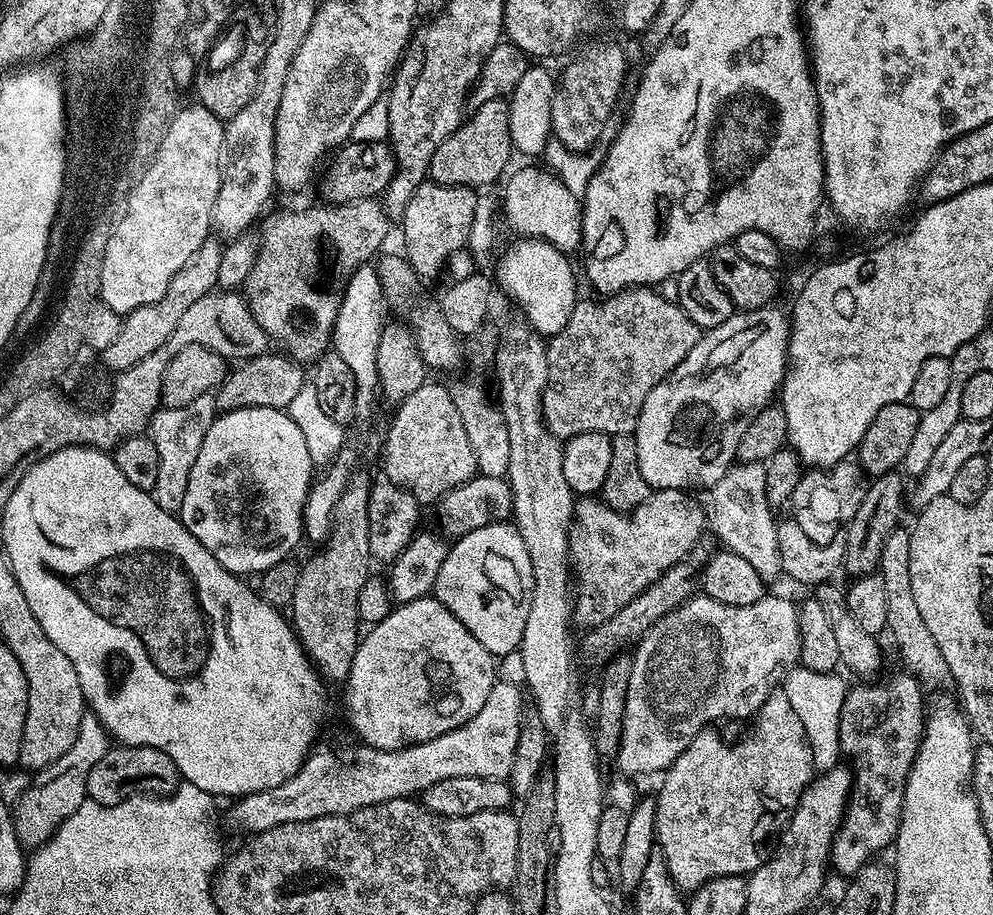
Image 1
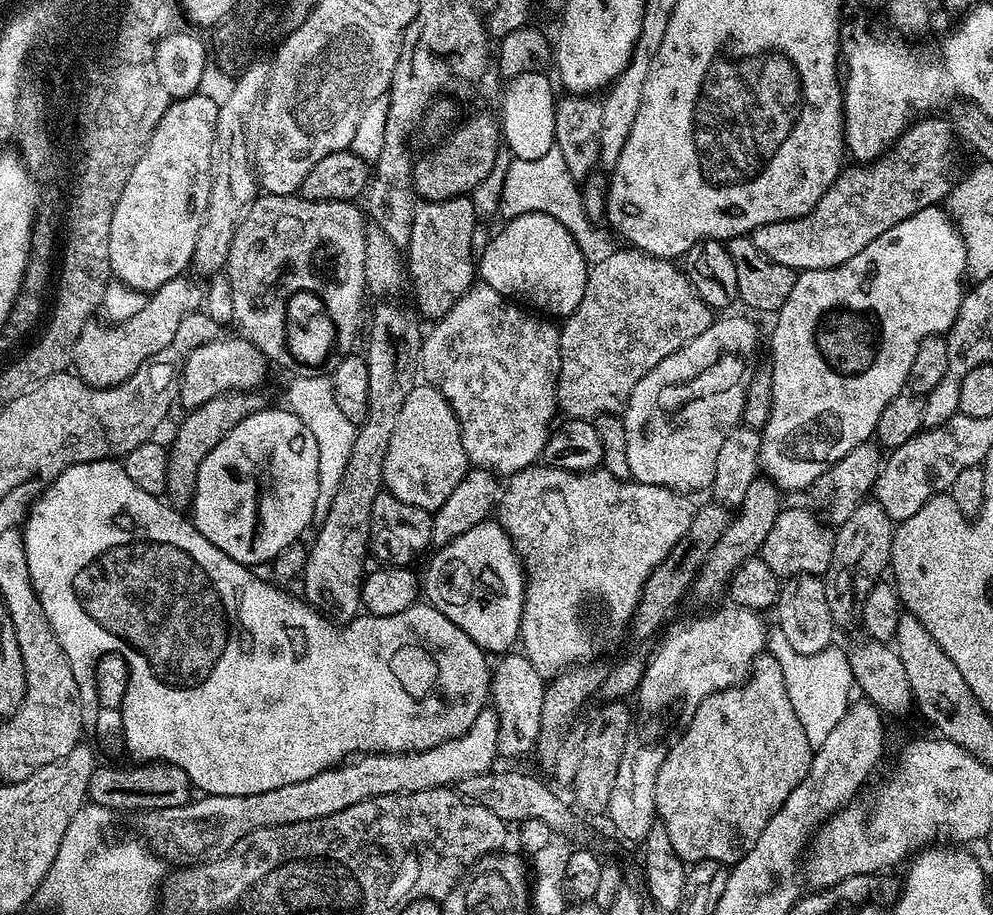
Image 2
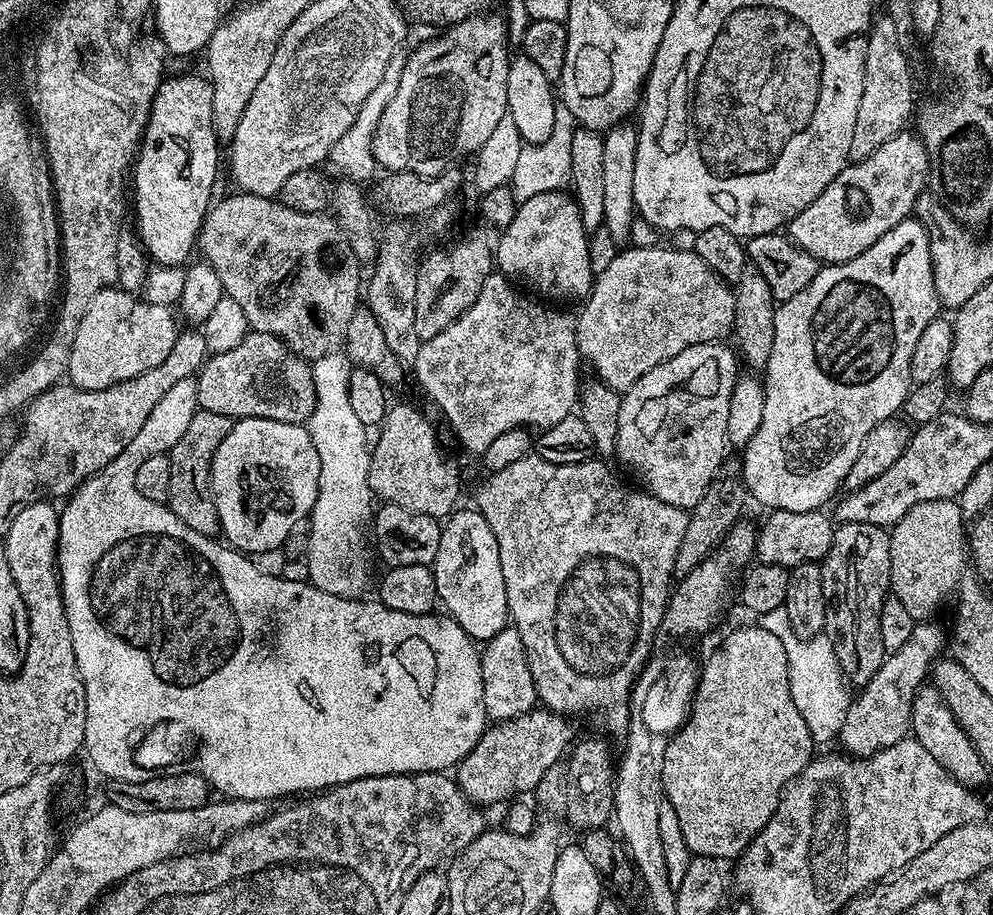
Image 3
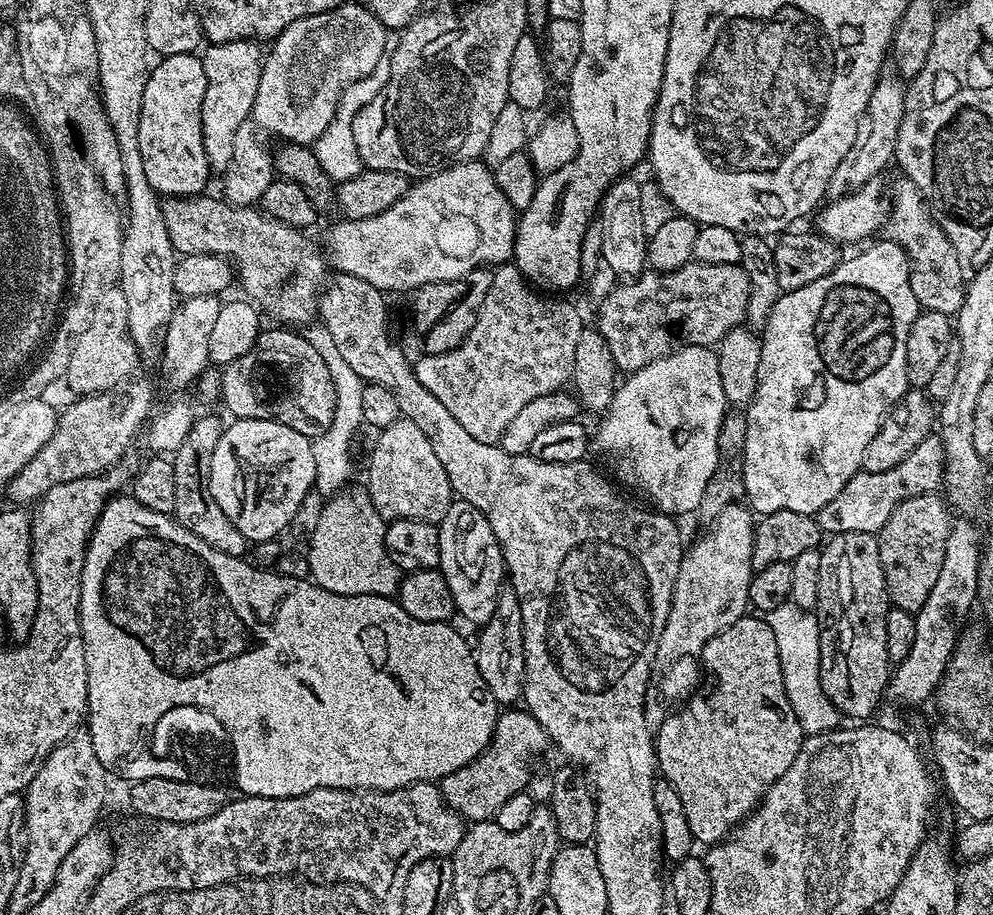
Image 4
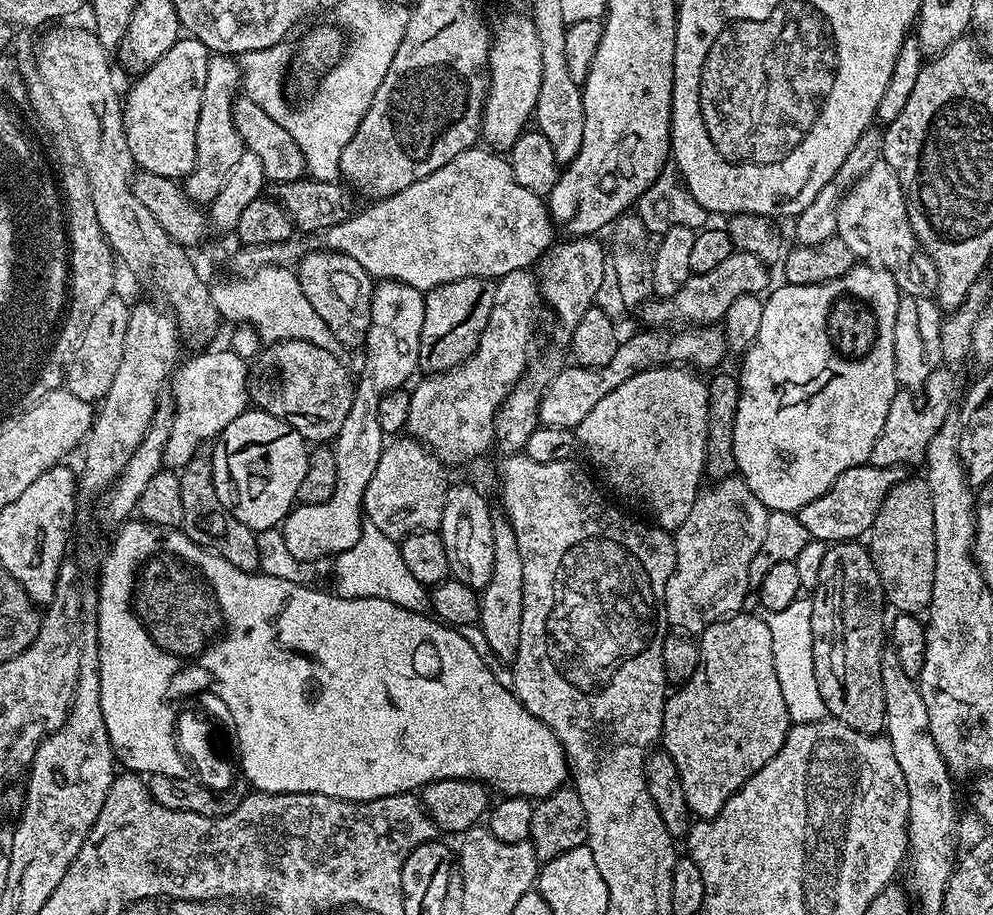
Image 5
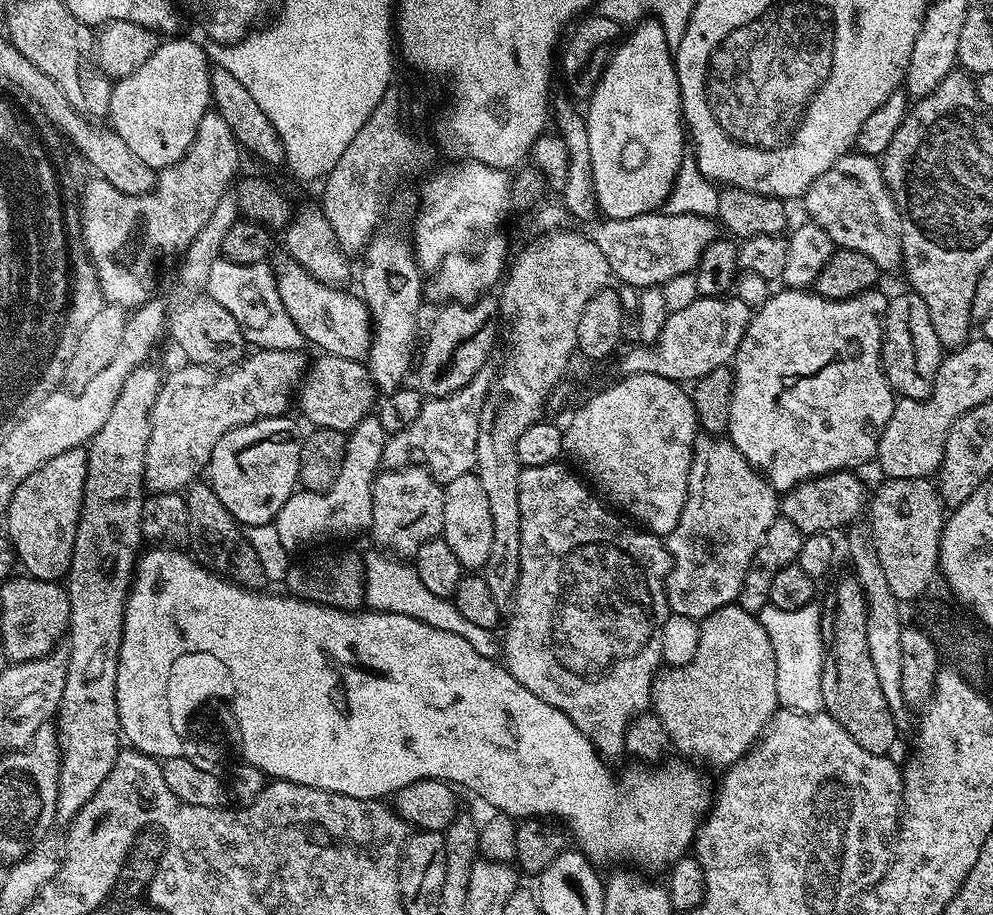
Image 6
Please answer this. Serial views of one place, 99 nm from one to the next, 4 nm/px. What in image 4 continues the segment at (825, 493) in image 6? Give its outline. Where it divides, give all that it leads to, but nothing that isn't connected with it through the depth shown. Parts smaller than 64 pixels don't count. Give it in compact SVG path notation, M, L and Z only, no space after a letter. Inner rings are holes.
M930 434L898 466L890 466L890 470L881 472L859 471L842 486L842 494L838 498L826 502L822 510L815 514L821 533L831 534L833 537L843 532L870 532L879 534L882 526L886 526L886 518L898 510L906 498L915 496L930 496L941 491L944 483L944 447L939 435Z

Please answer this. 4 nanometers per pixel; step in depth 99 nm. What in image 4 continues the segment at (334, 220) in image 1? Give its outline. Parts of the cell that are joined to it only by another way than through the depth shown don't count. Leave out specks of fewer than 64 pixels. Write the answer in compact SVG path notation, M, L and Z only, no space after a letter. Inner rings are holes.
M201 194L198 196L181 196L168 198L160 205L166 230L170 234L172 249L181 257L188 255L218 255L225 256L232 262L235 269L235 279L244 287L243 295L253 301L265 317L273 316L273 321L284 326L300 326L315 321L318 316L318 301L326 284L324 268L326 256L316 249L314 241L299 228L291 228L277 220L265 216L256 206L241 206L229 204L223 198ZM292 276L292 284L284 284ZM268 315L268 316L267 316Z

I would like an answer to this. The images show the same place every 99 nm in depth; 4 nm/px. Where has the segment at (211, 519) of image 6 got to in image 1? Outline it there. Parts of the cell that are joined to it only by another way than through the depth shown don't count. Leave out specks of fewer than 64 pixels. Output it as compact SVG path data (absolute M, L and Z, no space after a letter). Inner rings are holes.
M269 350L262 356L237 363L215 389L216 406L220 412L233 412L243 408L279 408L286 410L294 402L298 390L306 386L306 372L291 356Z

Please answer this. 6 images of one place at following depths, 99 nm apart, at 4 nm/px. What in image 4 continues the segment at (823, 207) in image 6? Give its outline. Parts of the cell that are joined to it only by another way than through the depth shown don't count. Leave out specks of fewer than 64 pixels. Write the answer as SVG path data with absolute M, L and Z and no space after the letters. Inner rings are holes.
M901 179L901 184L890 192L890 211L886 221L887 239L900 244L904 252L908 255L910 264L910 286L914 290L914 298L918 298L921 309L926 312L937 312L946 314L950 318L955 317L956 312L964 301L964 290L966 287L966 272L961 268L956 257L956 248L950 242L947 234L936 225L932 218L932 213L928 210L928 205L924 203L924 196L920 193L920 188L914 186L910 179Z

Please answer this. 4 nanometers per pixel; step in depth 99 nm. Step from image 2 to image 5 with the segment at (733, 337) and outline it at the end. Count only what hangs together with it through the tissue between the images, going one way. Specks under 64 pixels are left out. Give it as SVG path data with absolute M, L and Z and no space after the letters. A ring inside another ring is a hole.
M657 366L638 374L634 374L629 381L622 383L616 390L611 390L610 394L606 395L586 418L582 419L574 431L579 447L585 448L588 451L588 456L597 464L598 467L604 468L604 476L608 479L608 484L621 496L624 500L629 500L636 508L648 507L648 512L653 516L655 527L665 530L675 530L682 526L682 522L686 522L686 514L690 514L692 503L697 492L702 487L702 481L706 476L706 422L708 421L708 385L702 379L699 380L695 376L695 371L689 370L684 366Z

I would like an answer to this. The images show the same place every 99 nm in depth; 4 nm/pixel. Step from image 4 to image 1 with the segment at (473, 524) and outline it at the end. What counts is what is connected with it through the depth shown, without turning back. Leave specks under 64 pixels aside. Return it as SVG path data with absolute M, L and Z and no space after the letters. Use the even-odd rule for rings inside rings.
M501 522L487 524L478 530L470 530L464 536L455 537L449 547L442 566L439 567L437 581L432 592L434 599L442 602L493 658L508 656L517 651L522 642L522 630L526 630L526 614L530 614L530 598L532 597L532 567L530 554L526 554L526 542L522 542L522 534L515 523Z

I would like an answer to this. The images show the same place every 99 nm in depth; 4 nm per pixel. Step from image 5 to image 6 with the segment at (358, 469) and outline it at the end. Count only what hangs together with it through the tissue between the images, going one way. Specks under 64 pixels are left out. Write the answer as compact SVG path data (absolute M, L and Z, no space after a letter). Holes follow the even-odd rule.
M370 414L349 432L345 456L336 484L326 493L306 489L293 492L290 499L275 518L278 538L289 552L312 546L326 536L338 538L367 533L373 524L373 482L383 465L384 448L388 434L382 428L379 417Z

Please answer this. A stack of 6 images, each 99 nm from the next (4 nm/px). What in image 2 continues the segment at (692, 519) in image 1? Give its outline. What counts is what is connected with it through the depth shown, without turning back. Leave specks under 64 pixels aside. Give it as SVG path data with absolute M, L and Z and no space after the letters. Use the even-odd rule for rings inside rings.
M533 466L507 477L506 484L508 489L503 489L498 500L498 522L512 539L526 577L518 640L524 643L522 651L534 670L553 678L567 668L575 668L578 662L595 661L626 636L644 583L658 562L674 550L682 534L690 530L697 505L672 488L614 478L603 466L593 472Z

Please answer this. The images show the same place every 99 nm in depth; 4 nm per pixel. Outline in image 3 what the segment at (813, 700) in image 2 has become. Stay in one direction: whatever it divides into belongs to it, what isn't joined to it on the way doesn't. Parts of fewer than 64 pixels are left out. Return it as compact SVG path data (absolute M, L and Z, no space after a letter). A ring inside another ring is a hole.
M786 610L761 612L758 616L759 627L770 630L786 646L786 662L790 678L790 698L794 698L794 706L798 706L798 714L802 714L802 722L806 722L806 730L810 730L813 745L828 744L835 741L842 730L842 722L846 722L846 710L850 703L849 685L840 669L832 640L827 634L821 634L803 640L794 634L788 621Z

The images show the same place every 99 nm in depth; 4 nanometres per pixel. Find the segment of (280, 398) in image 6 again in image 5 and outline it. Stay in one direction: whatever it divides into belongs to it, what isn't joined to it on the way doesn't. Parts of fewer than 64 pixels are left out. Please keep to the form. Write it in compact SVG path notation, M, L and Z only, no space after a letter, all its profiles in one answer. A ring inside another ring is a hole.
M200 352L176 370L170 384L170 399L175 404L174 426L166 438L163 467L179 470L201 451L204 443L215 441L241 414L249 411L248 370L245 357L237 352Z

